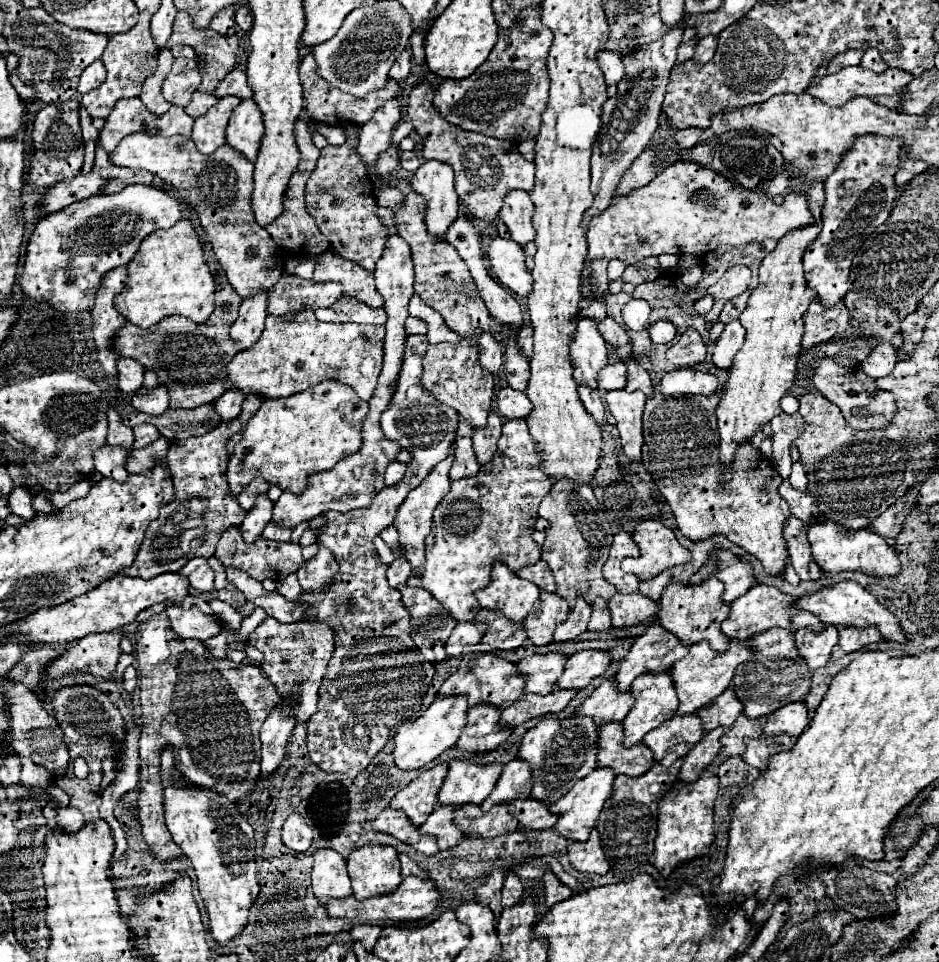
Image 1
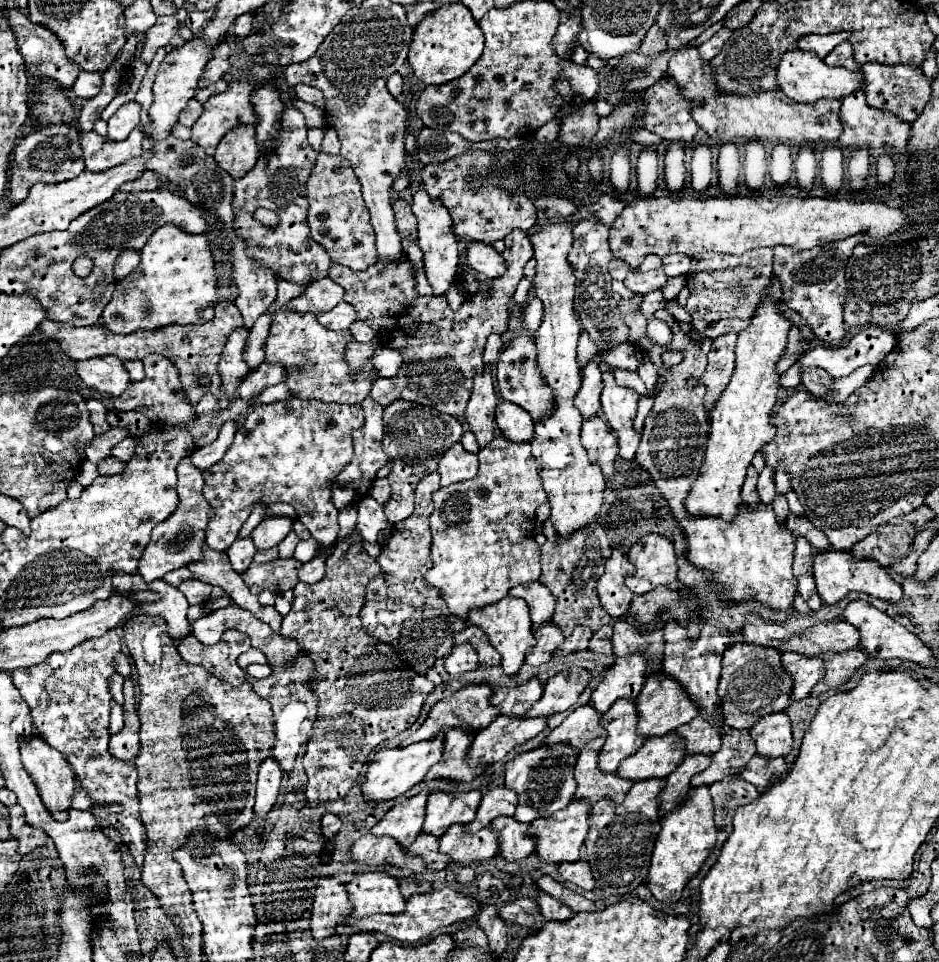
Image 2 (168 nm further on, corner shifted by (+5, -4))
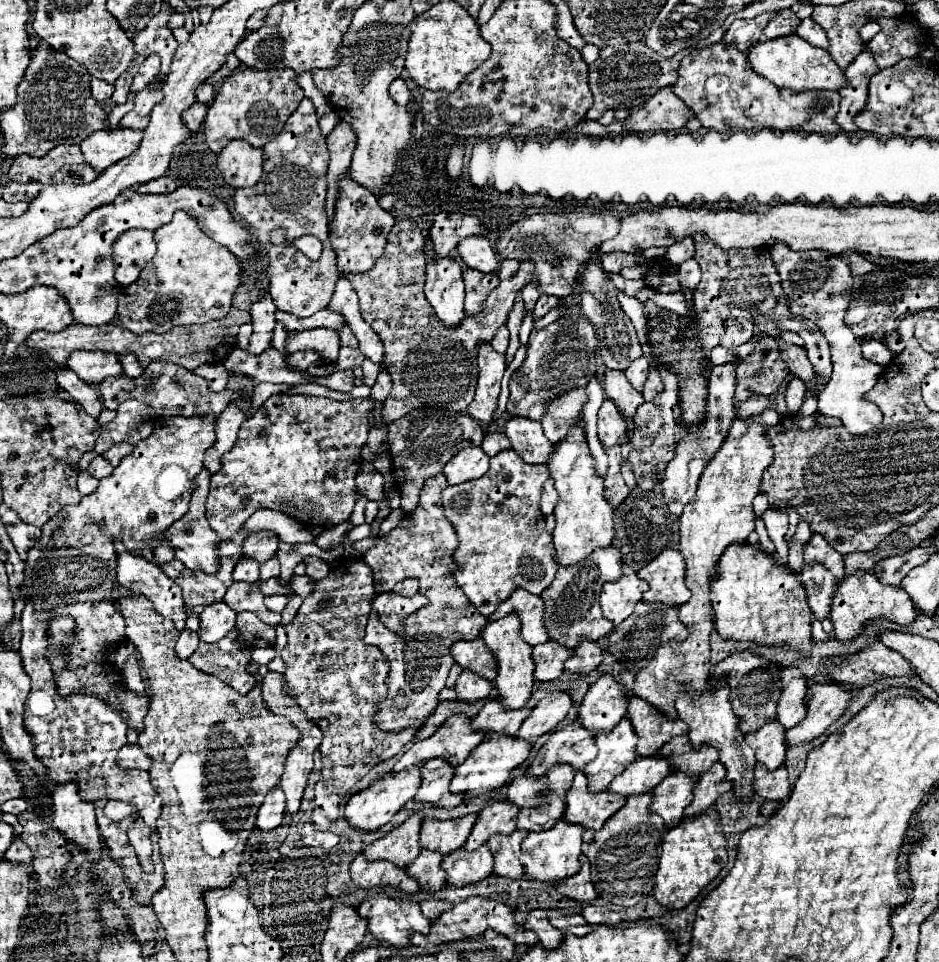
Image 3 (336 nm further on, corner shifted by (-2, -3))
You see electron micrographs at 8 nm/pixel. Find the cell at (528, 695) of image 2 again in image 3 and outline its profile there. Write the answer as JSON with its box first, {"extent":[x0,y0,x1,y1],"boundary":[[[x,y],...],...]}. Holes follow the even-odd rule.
{"extent":[471,699,531,739],"boundary":[[[491,699],[477,713],[477,717],[473,717],[471,727],[473,727],[473,731],[483,731],[485,739],[489,739],[491,733],[503,733],[503,735],[513,737],[529,713],[531,713],[531,705],[527,705],[519,711],[511,711],[511,709],[505,709],[499,701]]]}

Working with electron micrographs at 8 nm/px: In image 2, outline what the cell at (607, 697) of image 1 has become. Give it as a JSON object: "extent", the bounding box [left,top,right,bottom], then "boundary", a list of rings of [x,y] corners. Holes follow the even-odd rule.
{"extent":[546,704,606,750],"boundary":[[[590,704],[576,708],[558,728],[550,732],[546,744],[564,742],[564,740],[578,750],[582,748],[600,750],[606,740],[604,726],[600,724],[600,714]]]}

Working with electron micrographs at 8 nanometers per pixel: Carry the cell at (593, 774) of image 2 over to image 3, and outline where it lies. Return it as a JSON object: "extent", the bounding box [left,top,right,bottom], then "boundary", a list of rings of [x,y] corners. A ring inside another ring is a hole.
{"extent":[563,771,623,831],"boundary":[[[579,771],[575,773],[573,785],[567,791],[563,819],[567,819],[569,823],[579,823],[585,829],[599,831],[605,825],[605,821],[623,807],[623,803],[623,795],[615,795],[609,791],[591,795],[587,791],[587,777]]]}

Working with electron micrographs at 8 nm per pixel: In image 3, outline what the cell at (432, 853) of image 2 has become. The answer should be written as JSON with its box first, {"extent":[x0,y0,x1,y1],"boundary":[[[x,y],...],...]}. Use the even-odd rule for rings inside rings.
{"extent":[407,851,445,891],"boundary":[[[421,851],[419,857],[407,867],[407,875],[417,879],[423,891],[439,891],[445,885],[445,871],[441,869],[441,855],[435,851]]]}

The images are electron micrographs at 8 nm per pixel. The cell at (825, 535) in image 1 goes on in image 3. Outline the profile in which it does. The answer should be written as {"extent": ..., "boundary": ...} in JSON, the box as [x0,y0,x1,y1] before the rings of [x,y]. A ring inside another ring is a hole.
{"extent":[831,573,917,643],"boundary":[[[855,573],[839,581],[833,603],[831,603],[833,633],[835,633],[835,639],[841,643],[855,639],[869,621],[887,619],[899,625],[911,625],[915,617],[917,617],[917,611],[911,603],[911,597],[907,597],[901,587],[883,585],[873,573]]]}

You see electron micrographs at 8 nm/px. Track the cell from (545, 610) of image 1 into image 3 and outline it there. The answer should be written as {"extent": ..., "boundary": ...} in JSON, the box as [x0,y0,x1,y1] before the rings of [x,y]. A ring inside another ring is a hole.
{"extent":[533,641,573,681],"boundary":[[[547,641],[533,647],[535,661],[534,677],[537,681],[553,681],[563,673],[563,663],[573,655],[571,649],[561,647],[559,643]]]}

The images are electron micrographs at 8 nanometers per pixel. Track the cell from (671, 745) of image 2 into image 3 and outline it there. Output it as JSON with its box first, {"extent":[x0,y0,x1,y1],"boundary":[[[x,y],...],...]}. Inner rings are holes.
{"extent":[609,757,671,795],"boundary":[[[647,757],[647,759],[635,759],[627,765],[627,769],[617,775],[609,791],[617,795],[637,795],[637,793],[651,793],[653,787],[663,781],[671,773],[671,765],[667,759],[661,757]]]}

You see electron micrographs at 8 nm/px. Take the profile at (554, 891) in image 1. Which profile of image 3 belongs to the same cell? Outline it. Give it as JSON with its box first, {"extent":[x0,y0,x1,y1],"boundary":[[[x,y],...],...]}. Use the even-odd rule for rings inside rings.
{"extent":[547,909,591,935],"boundary":[[[549,909],[547,917],[551,921],[551,925],[563,933],[573,933],[573,935],[587,935],[591,931],[591,925],[579,917],[579,915],[563,915],[563,911],[559,909]]]}

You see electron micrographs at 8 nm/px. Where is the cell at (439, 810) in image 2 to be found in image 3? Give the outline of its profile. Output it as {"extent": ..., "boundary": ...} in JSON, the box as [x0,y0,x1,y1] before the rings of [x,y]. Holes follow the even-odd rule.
{"extent":[419,815,477,855],"boundary":[[[467,815],[453,821],[433,821],[433,819],[423,821],[419,833],[421,849],[439,851],[441,855],[449,855],[451,851],[461,849],[473,829],[475,819],[477,815]]]}

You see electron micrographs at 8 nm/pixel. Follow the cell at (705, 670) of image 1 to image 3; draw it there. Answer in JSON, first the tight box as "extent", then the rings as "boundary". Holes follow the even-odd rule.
{"extent":[625,697,689,757],"boundary":[[[631,697],[625,717],[631,719],[631,725],[635,727],[639,739],[635,747],[637,757],[651,757],[673,737],[689,733],[687,725],[681,719],[669,721],[661,711],[651,707],[645,699]]]}

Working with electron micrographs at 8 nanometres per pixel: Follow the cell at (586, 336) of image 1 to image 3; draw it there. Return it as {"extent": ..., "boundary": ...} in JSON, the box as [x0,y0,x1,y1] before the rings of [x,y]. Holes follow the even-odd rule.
{"extent":[599,399,627,447],"boundary":[[[605,399],[599,409],[599,441],[603,447],[627,443],[627,421],[609,399]]]}

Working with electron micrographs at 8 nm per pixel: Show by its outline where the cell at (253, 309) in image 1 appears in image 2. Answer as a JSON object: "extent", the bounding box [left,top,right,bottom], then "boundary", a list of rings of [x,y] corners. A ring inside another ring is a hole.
{"extent":[220,328,250,398],"boundary":[[[234,328],[228,336],[228,342],[224,346],[222,358],[220,358],[220,376],[222,376],[222,386],[228,394],[228,398],[234,396],[234,388],[236,384],[248,374],[248,364],[244,360],[244,346],[248,340],[250,330],[248,328]]]}

